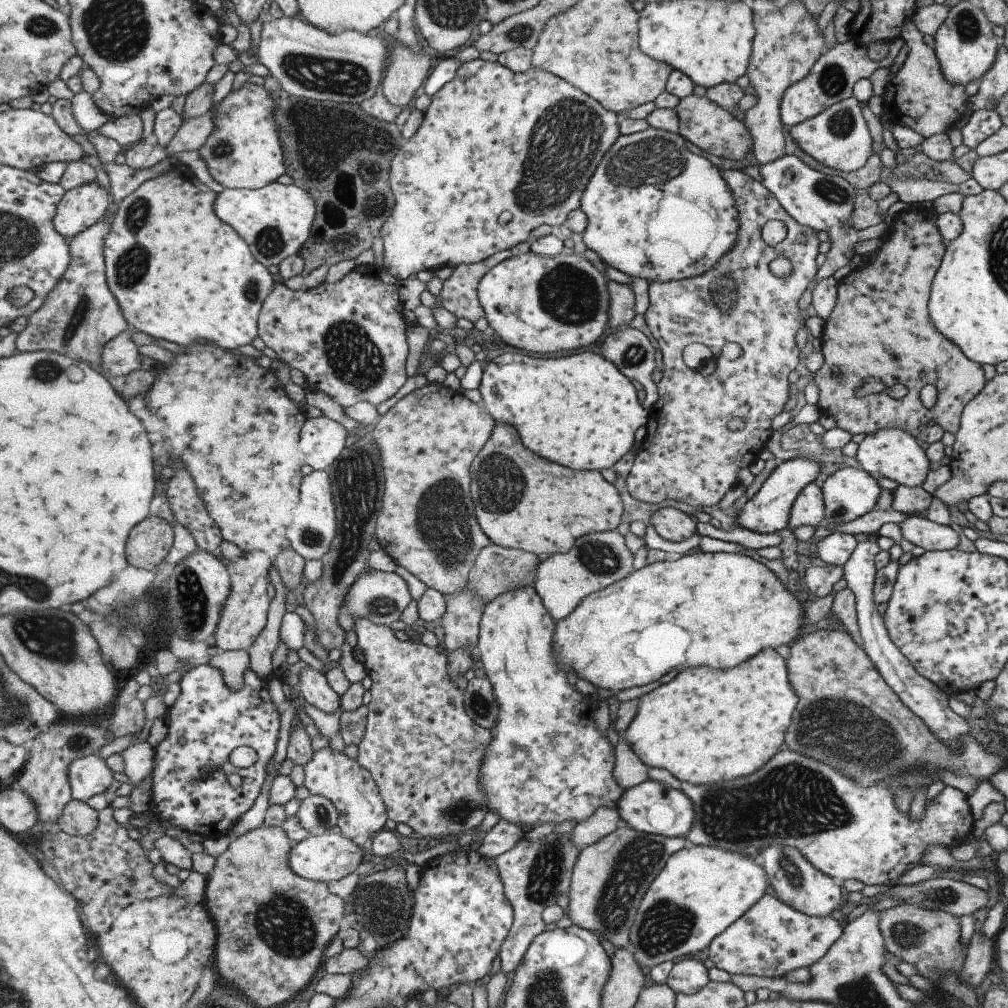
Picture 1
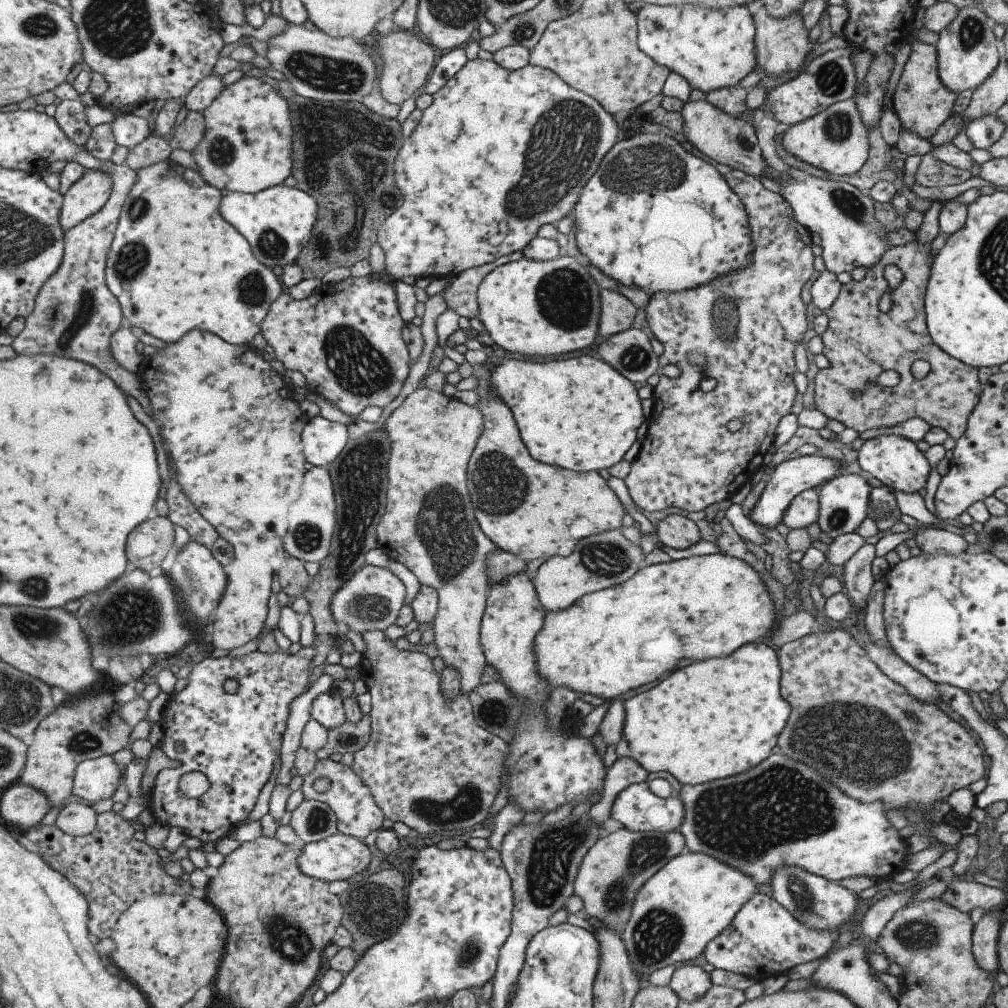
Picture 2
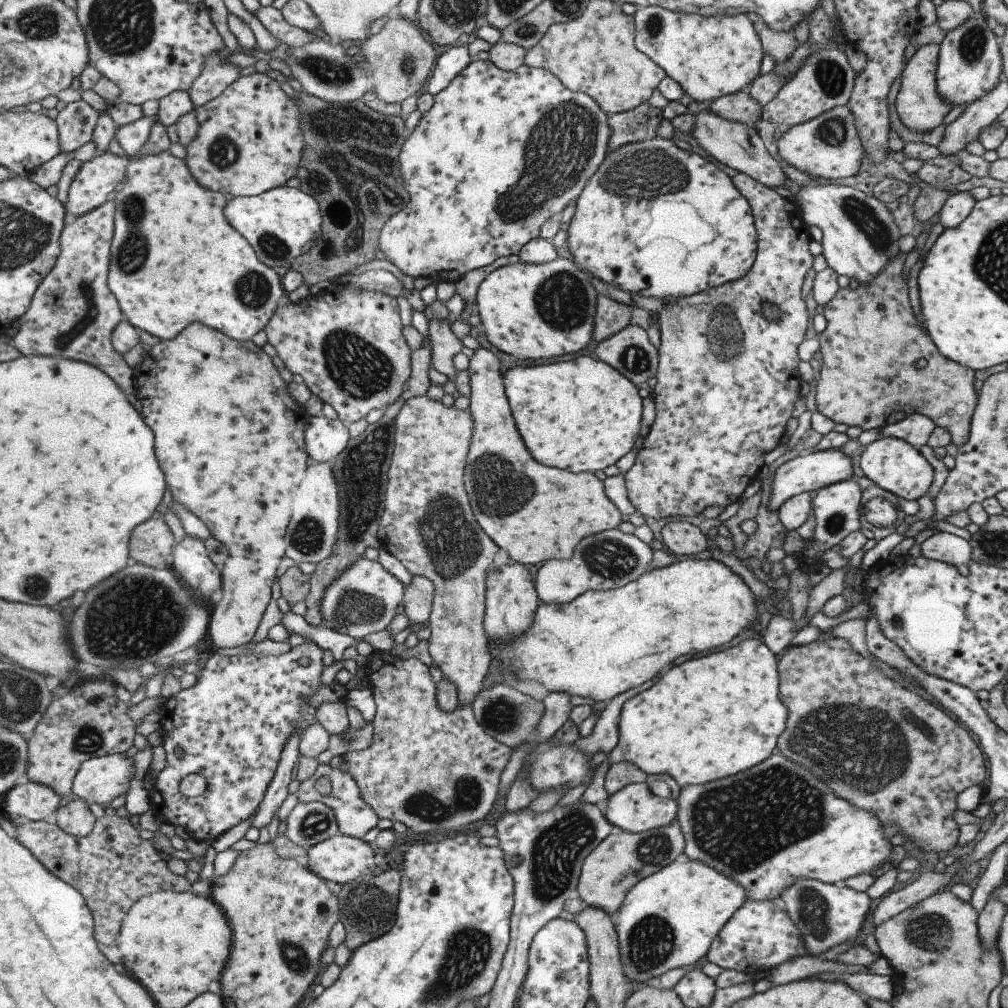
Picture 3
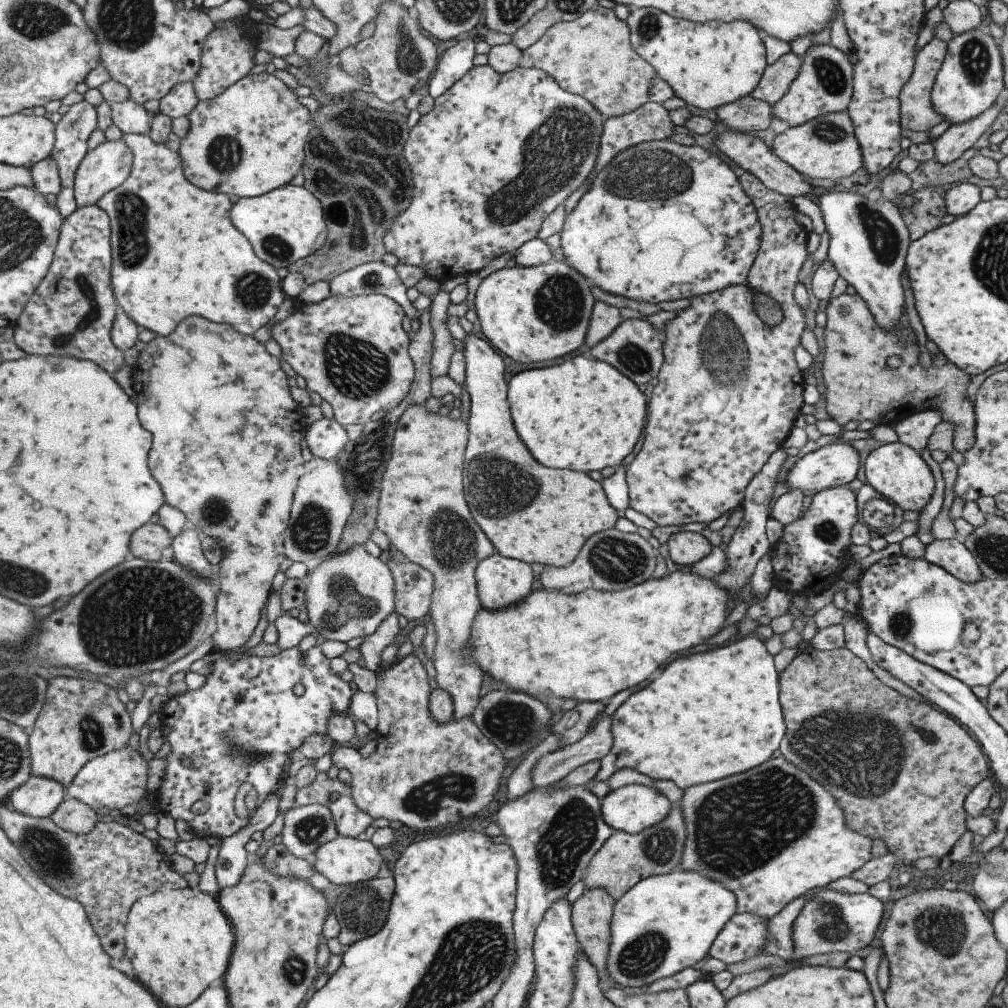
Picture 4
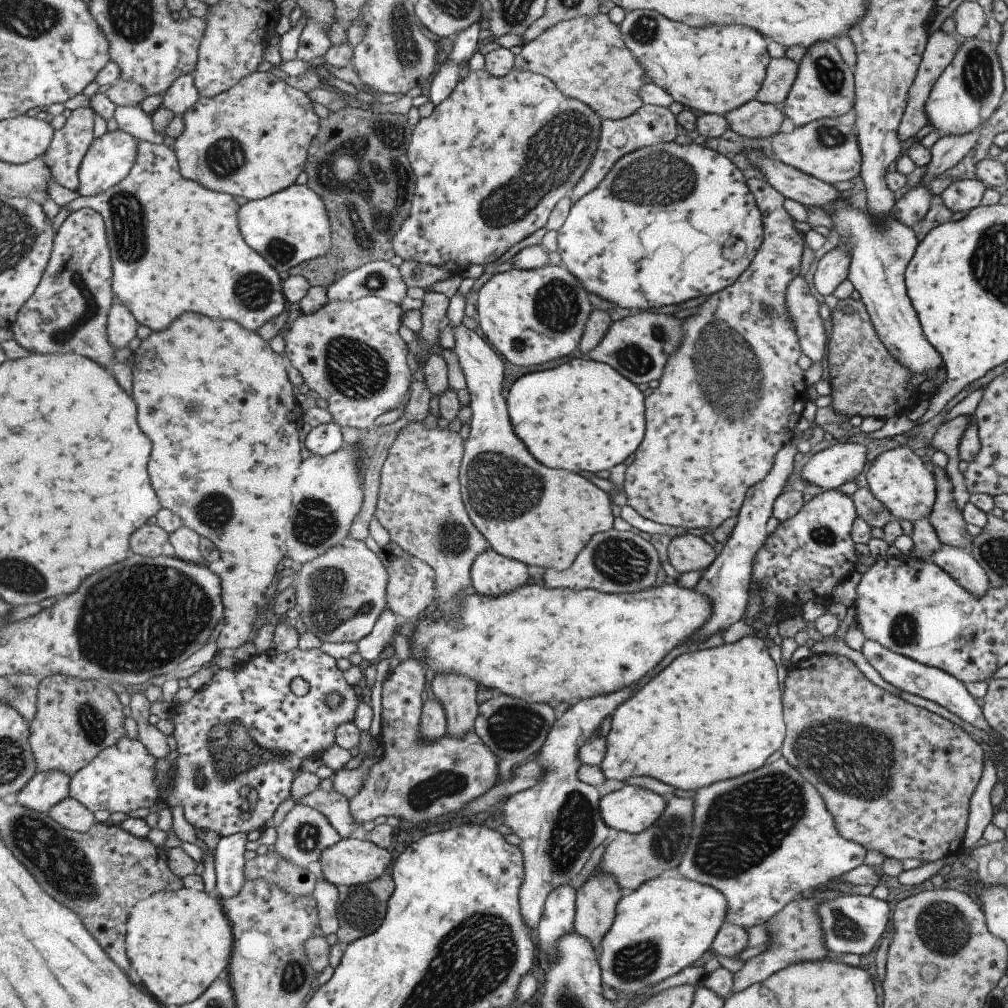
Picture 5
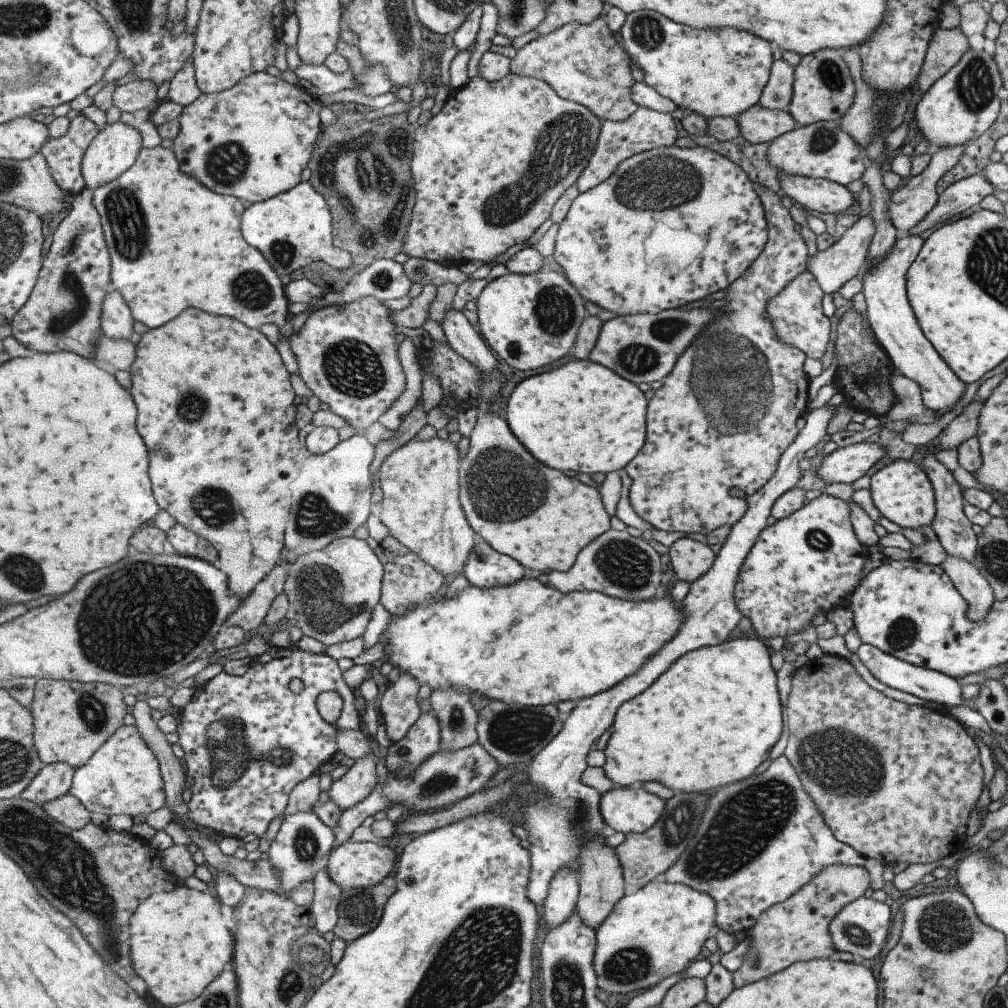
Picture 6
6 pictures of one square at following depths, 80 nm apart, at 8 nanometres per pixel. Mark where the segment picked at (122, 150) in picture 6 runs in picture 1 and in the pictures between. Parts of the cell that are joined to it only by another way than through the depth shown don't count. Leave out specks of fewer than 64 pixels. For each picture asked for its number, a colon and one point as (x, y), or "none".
1: (82, 207)
2: (88, 196)
3: (98, 177)
4: (105, 167)
5: (111, 157)

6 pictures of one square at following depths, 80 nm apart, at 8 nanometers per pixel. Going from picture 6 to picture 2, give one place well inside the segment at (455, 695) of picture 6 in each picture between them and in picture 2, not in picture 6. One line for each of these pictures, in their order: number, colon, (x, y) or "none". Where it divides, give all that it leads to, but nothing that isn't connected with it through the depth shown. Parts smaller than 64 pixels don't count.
2: (428, 525)
3: (427, 524)
4: (421, 509)
5: (456, 694)

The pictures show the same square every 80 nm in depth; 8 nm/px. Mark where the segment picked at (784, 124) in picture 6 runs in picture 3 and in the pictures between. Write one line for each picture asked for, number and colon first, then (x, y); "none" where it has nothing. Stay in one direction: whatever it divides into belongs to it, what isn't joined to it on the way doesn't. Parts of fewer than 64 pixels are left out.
3: (738, 107)
4: (748, 114)
5: (753, 120)

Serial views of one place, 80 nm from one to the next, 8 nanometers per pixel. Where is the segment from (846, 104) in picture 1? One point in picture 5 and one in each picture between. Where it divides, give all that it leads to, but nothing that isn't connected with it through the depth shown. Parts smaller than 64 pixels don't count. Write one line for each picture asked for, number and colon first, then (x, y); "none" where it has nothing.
2: (834, 140)
3: (828, 146)
4: (826, 147)
5: (825, 149)

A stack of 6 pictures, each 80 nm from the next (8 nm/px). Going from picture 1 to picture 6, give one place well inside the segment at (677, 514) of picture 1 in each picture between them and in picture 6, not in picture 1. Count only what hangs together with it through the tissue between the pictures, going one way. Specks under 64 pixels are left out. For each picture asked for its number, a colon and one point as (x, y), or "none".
2: (674, 532)
3: (681, 539)
4: (683, 547)
5: (686, 552)
6: (689, 559)

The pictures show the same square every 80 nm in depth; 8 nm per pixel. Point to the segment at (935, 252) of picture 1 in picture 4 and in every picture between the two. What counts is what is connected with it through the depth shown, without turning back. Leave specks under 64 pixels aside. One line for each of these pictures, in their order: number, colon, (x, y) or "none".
2: (860, 342)
3: (867, 378)
4: (869, 374)

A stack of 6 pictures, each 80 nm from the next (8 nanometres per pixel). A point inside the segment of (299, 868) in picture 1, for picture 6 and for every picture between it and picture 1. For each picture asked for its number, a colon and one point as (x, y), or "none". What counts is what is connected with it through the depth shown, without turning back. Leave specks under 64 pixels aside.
2: (339, 857)
3: (341, 859)
4: (343, 860)
5: (349, 862)
6: (356, 865)

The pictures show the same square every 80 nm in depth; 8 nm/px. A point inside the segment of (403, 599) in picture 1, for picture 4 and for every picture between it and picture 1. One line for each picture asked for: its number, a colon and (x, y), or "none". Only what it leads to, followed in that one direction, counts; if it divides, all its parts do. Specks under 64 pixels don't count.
2: (369, 600)
3: (360, 598)
4: (347, 594)

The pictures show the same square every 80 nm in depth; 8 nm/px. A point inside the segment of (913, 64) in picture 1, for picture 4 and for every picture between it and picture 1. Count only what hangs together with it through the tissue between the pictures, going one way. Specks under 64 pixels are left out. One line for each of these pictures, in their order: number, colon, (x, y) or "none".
2: (921, 103)
3: (918, 106)
4: (916, 113)

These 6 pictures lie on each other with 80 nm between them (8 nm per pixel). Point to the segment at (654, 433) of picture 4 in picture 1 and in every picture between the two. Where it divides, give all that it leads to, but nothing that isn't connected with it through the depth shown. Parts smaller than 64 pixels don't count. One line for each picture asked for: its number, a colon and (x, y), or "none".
1: (688, 455)
2: (746, 323)
3: (726, 380)

